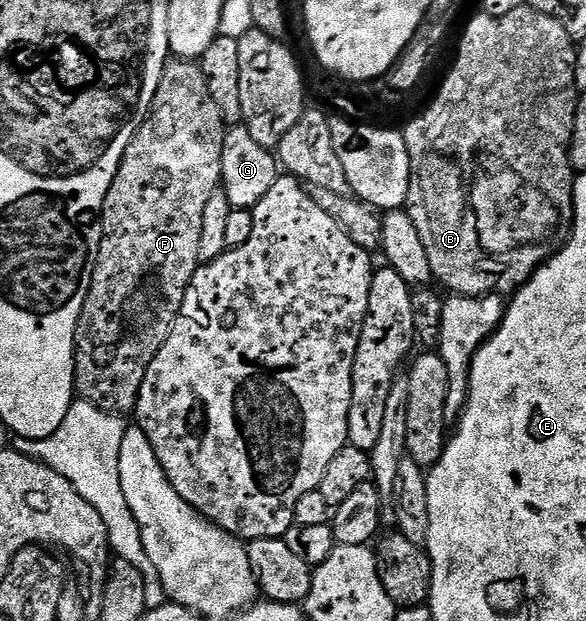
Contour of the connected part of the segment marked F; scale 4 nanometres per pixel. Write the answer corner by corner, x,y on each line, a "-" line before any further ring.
183,59
169,60
160,76
158,91
150,98
150,105
152,110
148,118
139,122
126,147
98,217
100,245
98,241
94,249
90,266
92,280
88,283
88,294
76,328
75,392
79,400
89,401
104,412
117,415
128,415
135,410
142,379
166,343
168,330
180,312
184,293
201,264
198,243
202,213
209,194
221,184
226,126
210,97
199,64

